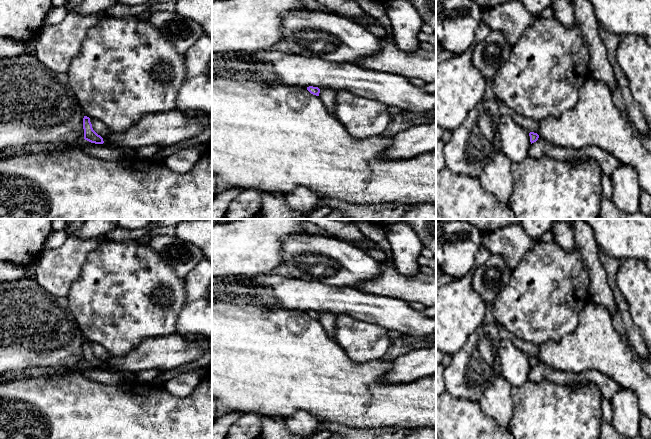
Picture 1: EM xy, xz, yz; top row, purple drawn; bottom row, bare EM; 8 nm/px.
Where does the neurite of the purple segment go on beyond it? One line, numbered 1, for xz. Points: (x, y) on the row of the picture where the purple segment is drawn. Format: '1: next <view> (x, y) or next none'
1: next none

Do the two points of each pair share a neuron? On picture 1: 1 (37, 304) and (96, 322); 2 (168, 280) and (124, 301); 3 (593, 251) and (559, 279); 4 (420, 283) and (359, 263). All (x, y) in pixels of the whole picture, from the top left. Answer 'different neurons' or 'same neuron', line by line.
1: different neurons
2: same neuron
3: different neurons
4: different neurons

